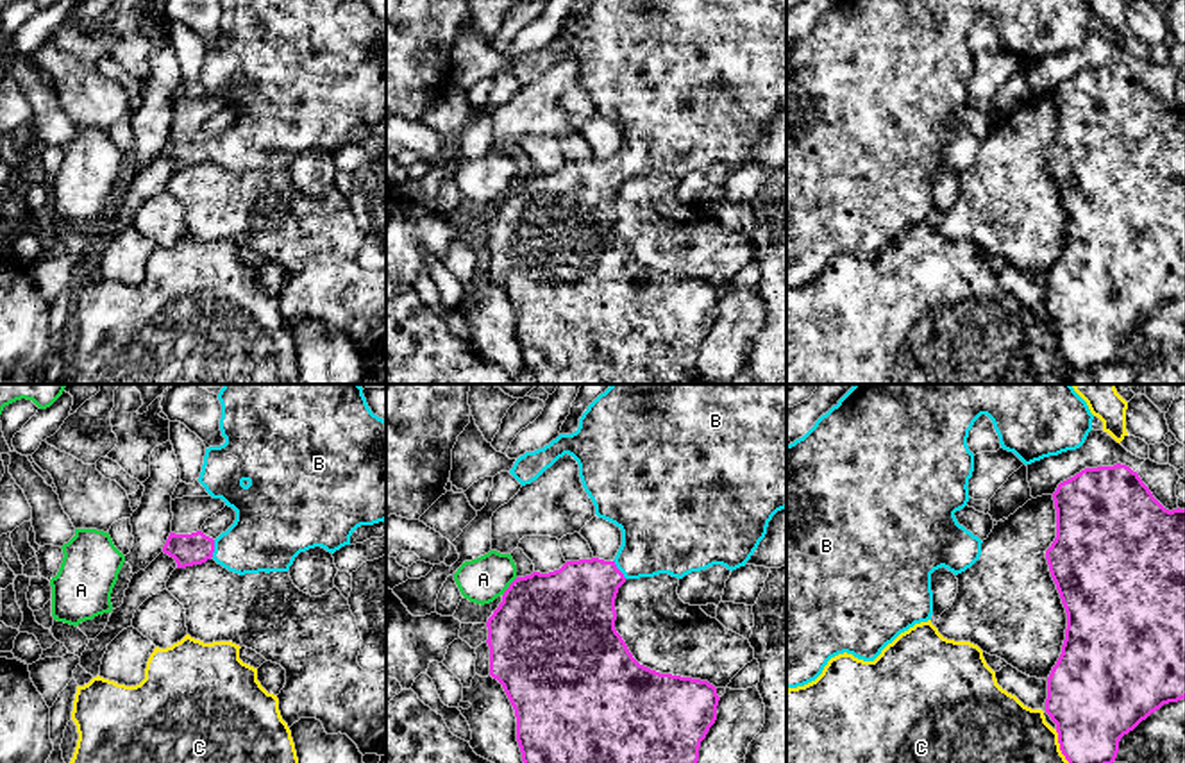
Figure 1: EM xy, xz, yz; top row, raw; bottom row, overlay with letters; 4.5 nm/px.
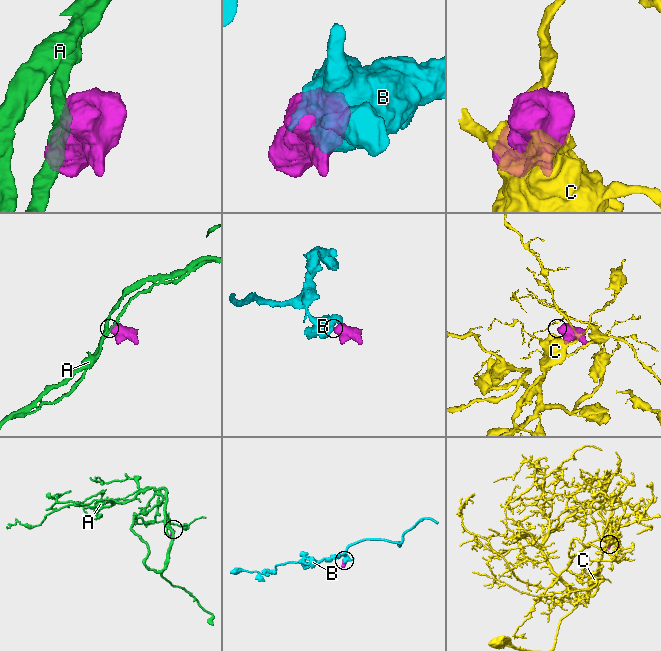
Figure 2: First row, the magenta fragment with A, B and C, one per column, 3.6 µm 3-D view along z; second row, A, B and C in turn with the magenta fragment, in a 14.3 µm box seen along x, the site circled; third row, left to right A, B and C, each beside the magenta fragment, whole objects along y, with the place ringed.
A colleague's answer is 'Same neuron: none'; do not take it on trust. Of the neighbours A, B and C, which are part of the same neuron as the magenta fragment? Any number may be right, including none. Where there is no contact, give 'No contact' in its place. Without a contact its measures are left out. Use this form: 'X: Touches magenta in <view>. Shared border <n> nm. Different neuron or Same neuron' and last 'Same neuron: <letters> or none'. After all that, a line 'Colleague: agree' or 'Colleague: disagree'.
A: Touches magenta in xz. Shared border 110 nm. Different neuron
B: Touches magenta in xz. Shared border 110 nm. Same neuron
C: Touches magenta in yz. Shared border 170 nm. Different neuron
Same neuron: B
Colleague: disagree

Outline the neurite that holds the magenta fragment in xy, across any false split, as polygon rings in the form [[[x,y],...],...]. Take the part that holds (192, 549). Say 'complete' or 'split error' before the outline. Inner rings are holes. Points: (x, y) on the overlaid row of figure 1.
split error; [[[223,384],[218,400],[225,443],[206,449],[198,482],[232,507],[236,520],[216,540],[202,531],[170,532],[163,552],[175,559],[177,568],[213,558],[240,575],[288,572],[300,552],[322,547],[334,554],[350,545],[357,527],[386,520],[386,420],[372,413],[359,384]]]

